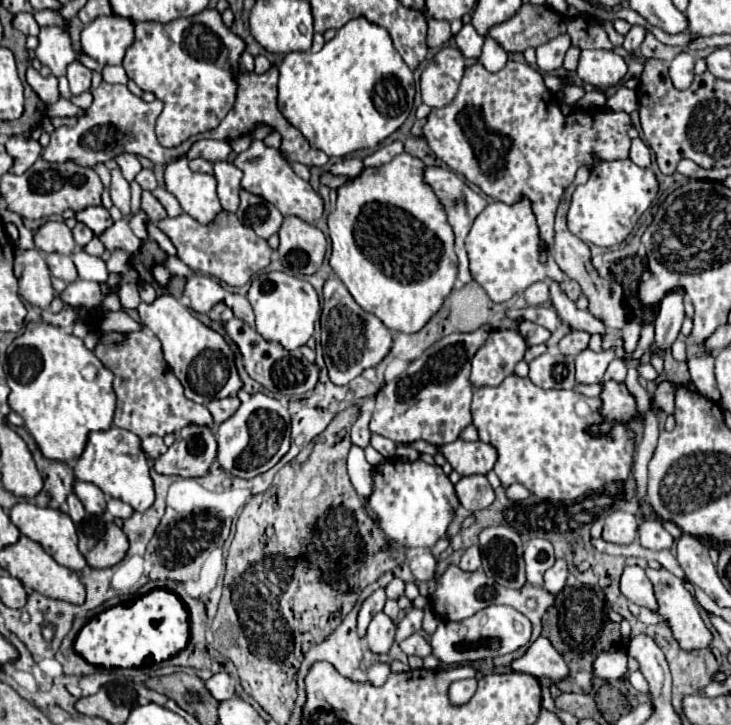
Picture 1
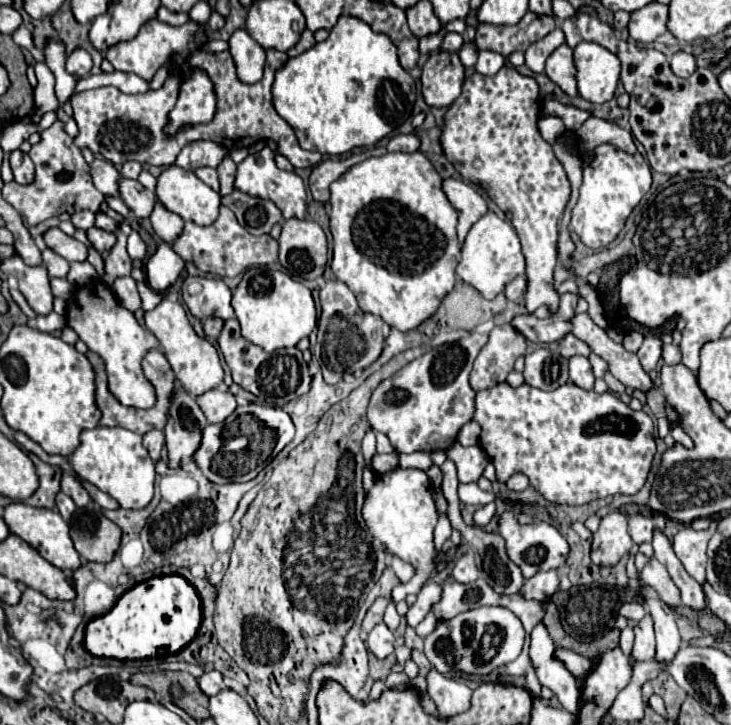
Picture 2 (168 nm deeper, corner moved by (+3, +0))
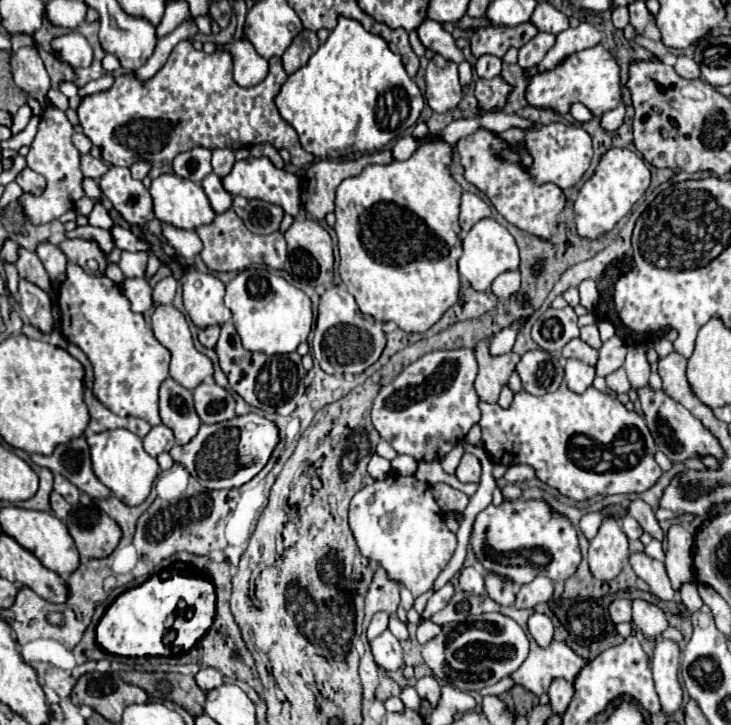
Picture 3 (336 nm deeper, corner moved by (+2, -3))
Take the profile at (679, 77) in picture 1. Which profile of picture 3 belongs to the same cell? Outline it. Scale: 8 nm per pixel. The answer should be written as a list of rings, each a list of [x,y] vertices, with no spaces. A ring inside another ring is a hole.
[[[685,55],[677,59],[677,63],[675,63],[675,71],[677,71],[681,77],[685,77],[685,79],[699,79],[699,75],[701,75],[699,65],[697,65],[693,59],[685,57]]]

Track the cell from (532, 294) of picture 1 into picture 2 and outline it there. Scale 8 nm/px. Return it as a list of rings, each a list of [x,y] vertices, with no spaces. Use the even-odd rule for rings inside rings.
[[[518,276],[516,280],[512,280],[512,282],[506,286],[504,294],[506,294],[508,300],[520,302],[520,300],[524,298],[524,288],[526,288],[526,276]]]

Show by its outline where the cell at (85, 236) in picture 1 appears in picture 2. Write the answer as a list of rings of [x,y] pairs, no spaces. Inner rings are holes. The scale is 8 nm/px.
[[[88,210],[74,212],[74,214],[72,214],[72,224],[74,224],[76,230],[78,230],[78,228],[80,228],[80,230],[88,230],[88,228],[94,226],[94,214],[88,212]]]

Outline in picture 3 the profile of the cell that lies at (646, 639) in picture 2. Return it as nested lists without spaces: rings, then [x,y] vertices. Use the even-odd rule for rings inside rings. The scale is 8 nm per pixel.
[[[633,599],[631,601],[631,609],[633,609],[635,627],[639,631],[643,631],[643,635],[647,639],[659,637],[667,629],[667,617],[657,605],[647,603],[643,599]]]

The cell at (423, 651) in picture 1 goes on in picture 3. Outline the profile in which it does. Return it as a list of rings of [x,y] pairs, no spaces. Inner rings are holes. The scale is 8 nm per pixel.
[[[423,677],[417,681],[417,693],[421,699],[429,701],[431,707],[437,707],[437,699],[441,699],[441,685],[433,677]]]

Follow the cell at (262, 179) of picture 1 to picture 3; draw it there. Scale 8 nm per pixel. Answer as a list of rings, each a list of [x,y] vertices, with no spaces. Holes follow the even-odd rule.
[[[247,157],[243,161],[235,161],[233,169],[229,175],[225,175],[223,179],[223,187],[227,193],[241,195],[245,199],[261,199],[267,203],[275,203],[281,205],[285,213],[297,217],[301,203],[299,203],[299,177],[285,171],[285,169],[277,169],[267,157]]]

